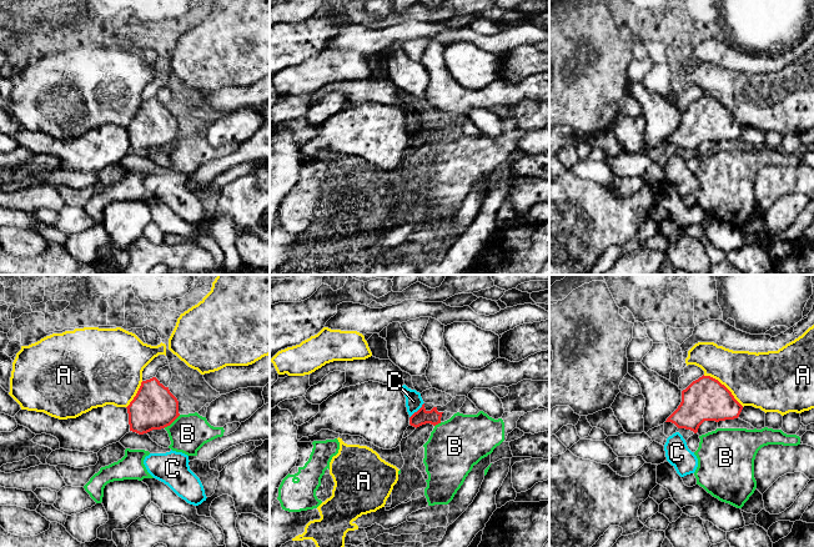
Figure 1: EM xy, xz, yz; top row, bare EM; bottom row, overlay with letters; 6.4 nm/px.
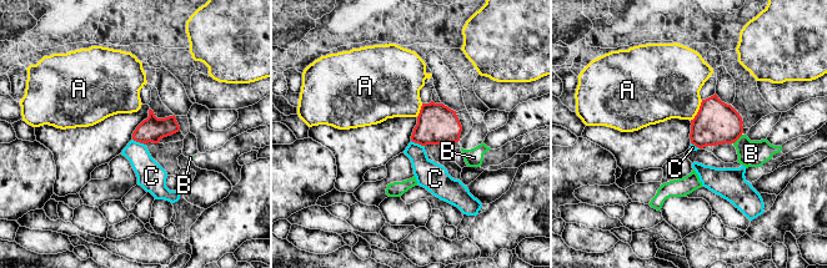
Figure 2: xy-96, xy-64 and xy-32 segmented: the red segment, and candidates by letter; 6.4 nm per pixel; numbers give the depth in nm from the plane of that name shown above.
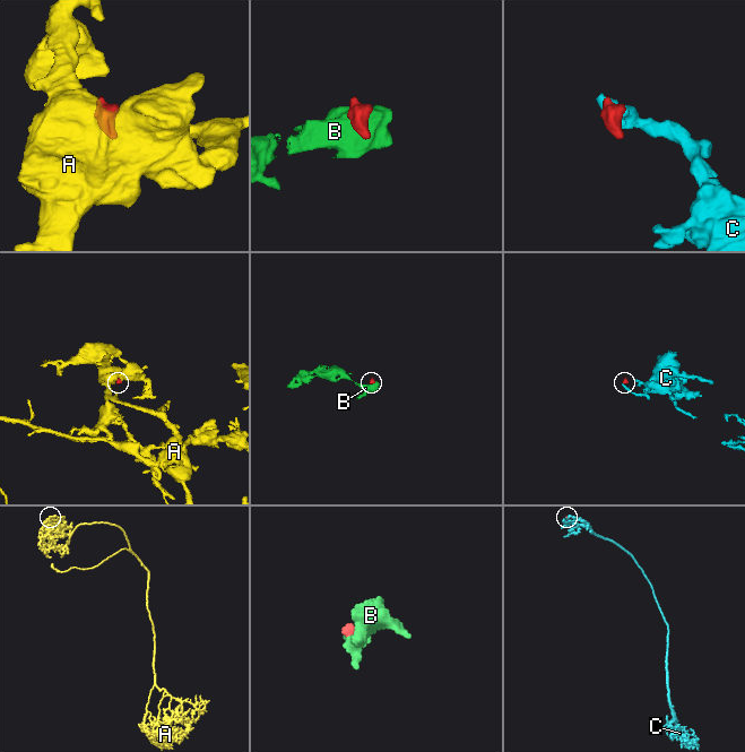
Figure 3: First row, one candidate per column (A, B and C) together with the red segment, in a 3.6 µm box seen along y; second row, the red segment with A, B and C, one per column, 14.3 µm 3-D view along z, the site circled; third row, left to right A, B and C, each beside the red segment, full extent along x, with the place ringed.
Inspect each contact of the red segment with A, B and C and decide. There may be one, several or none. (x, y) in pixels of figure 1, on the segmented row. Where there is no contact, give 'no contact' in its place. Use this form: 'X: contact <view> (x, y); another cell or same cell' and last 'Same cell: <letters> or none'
A: contact yz (724, 386); another cell
B: contact xy (171, 422); another cell
C: contact xz (418, 410); another cell
Same cell: none

